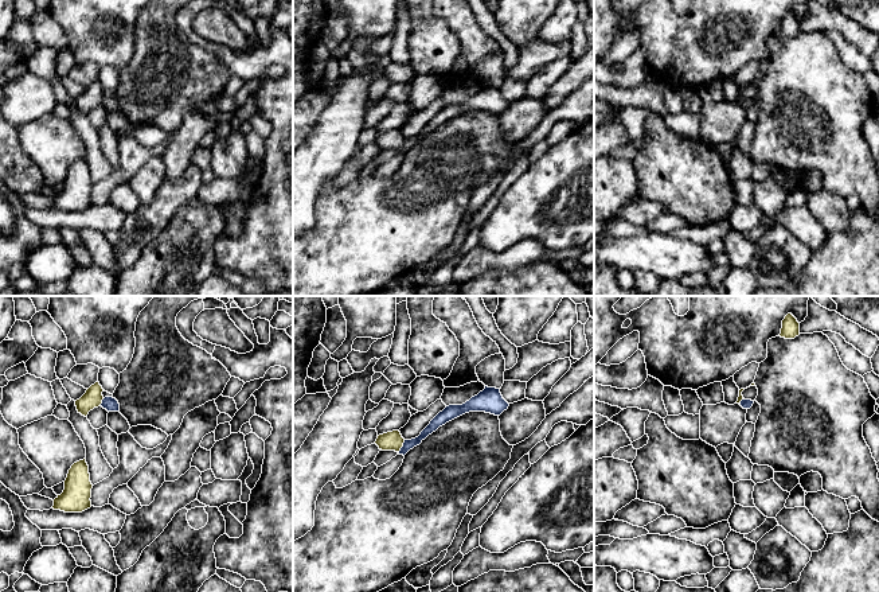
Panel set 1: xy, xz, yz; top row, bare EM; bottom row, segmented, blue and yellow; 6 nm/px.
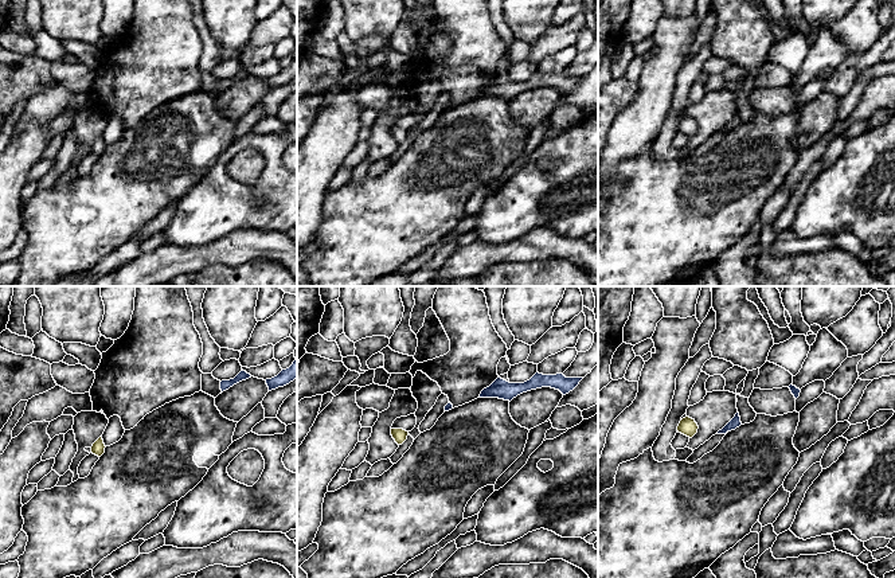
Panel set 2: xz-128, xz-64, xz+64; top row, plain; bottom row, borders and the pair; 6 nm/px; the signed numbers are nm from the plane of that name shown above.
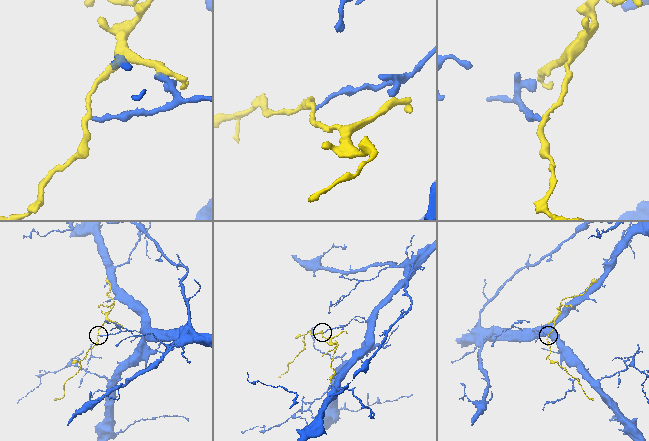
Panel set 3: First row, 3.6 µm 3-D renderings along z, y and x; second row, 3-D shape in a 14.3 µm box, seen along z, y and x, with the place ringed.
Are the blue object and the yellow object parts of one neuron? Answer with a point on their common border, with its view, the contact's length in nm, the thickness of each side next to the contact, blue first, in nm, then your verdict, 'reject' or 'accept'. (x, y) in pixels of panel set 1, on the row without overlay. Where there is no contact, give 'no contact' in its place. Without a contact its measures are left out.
xz (402, 145) | 90 nm | 70/110 nm | reject

